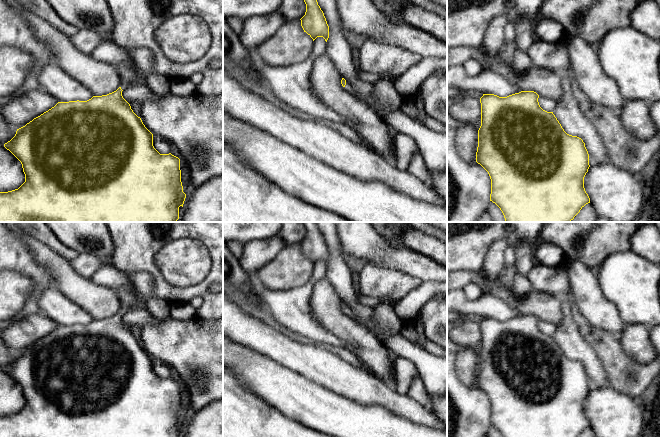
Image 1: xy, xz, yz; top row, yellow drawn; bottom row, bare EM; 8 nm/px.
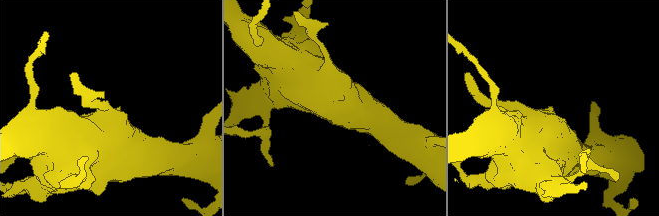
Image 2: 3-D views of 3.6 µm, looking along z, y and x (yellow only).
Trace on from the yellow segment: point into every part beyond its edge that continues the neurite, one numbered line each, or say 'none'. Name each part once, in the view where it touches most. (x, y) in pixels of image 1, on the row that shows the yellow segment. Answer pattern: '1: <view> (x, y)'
1: xz (347, 87)

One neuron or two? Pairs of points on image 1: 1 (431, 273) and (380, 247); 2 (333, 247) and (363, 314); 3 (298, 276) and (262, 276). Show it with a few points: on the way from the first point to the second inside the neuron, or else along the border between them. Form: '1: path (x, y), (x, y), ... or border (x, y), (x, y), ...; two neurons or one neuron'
1: path (418, 265), (405, 259), (393, 258); one neuron
2: path (336, 264), (337, 272), (348, 297); one neuron
3: path (289, 276), (271, 276); one neuron

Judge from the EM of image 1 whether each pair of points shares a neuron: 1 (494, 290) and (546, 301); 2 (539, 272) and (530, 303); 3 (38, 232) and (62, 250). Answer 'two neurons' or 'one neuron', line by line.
1: one neuron
2: two neurons
3: one neuron

